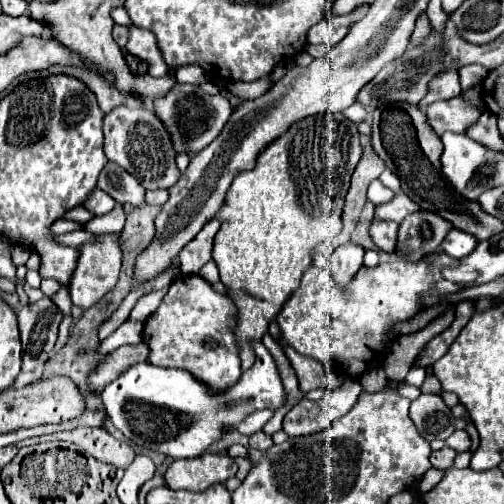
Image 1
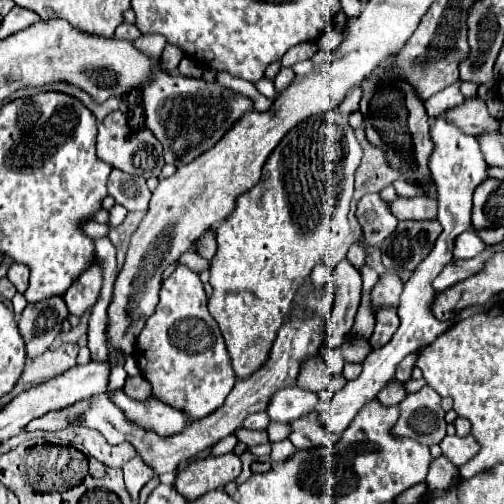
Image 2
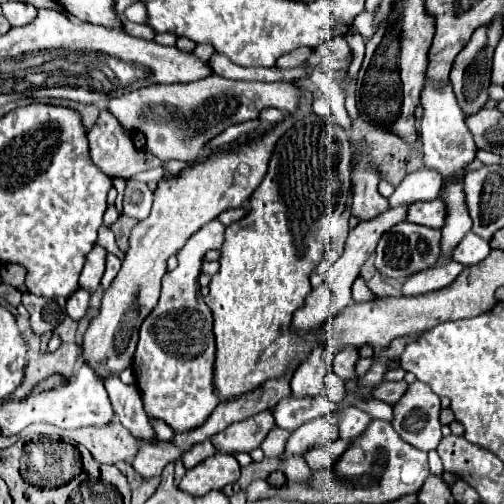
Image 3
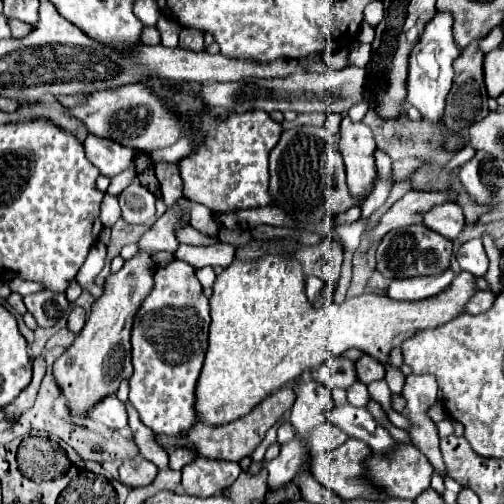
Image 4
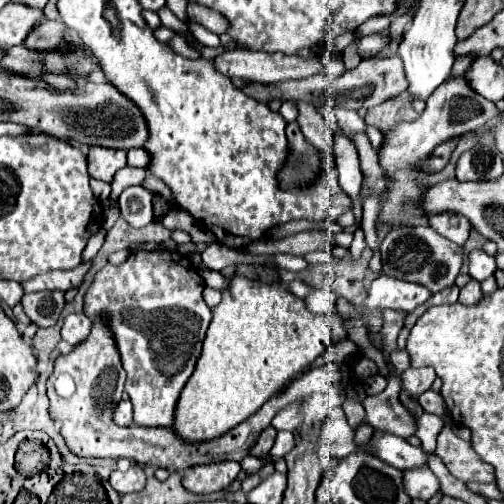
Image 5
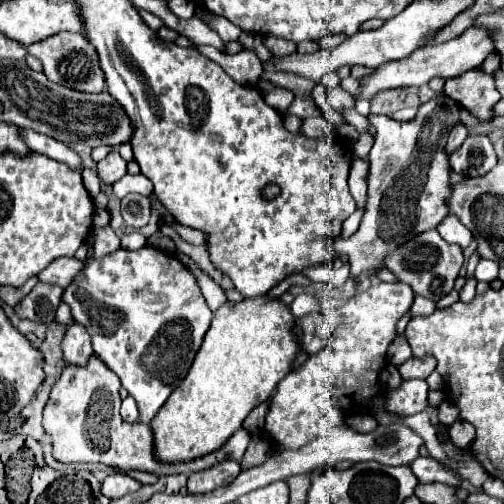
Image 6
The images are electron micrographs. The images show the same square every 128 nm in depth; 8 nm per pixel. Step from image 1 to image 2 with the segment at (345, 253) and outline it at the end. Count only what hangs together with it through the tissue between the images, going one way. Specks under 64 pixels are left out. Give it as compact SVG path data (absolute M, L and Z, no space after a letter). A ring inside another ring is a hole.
M348 258L340 260L340 264L330 274L330 284L334 286L334 310L328 320L326 332L328 338L324 342L326 348L338 348L348 338L350 328L354 324L356 310L360 306L362 294L362 278L360 270L348 262Z

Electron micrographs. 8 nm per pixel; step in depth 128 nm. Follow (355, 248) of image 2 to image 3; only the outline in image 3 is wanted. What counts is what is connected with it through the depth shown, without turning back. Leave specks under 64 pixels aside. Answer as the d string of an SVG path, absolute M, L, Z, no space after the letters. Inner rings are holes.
M362 276L356 278L356 282L352 286L352 296L354 296L354 300L356 300L356 296L364 296L364 300L376 300L376 294L366 286Z

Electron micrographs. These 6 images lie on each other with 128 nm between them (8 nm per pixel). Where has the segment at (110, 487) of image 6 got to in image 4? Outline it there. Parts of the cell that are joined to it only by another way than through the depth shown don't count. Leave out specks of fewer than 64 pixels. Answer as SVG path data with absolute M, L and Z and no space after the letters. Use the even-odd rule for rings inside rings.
M140 460L138 466L132 466L130 462L126 462L126 466L120 468L120 482L128 486L146 486L146 484L152 484L156 474L158 474L158 468L150 460Z

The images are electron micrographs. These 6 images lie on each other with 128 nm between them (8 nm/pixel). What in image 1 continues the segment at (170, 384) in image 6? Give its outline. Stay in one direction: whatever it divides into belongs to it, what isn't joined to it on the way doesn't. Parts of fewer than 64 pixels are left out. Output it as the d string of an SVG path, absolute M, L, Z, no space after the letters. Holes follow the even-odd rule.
M176 276L170 284L162 304L144 324L144 342L150 348L150 362L168 368L184 368L196 378L204 380L212 390L224 390L228 384L234 384L240 374L240 348L236 344L236 304L228 294L220 294L208 284L202 276Z

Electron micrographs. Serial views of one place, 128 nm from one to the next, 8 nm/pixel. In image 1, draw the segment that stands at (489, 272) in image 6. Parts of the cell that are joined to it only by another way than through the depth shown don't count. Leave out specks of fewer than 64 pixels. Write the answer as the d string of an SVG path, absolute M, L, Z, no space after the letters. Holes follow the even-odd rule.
M452 228L452 230L448 232L448 236L444 238L444 242L442 242L440 248L442 248L448 256L464 258L464 256L468 256L468 254L476 248L476 244L478 244L478 240L476 240L472 234L464 232L464 230L458 230L458 228Z

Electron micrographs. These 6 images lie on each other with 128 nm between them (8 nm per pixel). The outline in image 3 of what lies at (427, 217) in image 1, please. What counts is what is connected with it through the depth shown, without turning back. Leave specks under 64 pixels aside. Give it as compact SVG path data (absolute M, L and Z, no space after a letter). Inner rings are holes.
M400 222L392 226L386 234L382 234L376 248L376 268L382 276L390 276L390 278L412 276L416 272L432 268L440 258L438 242L440 242L440 230L428 226L416 226L412 222Z

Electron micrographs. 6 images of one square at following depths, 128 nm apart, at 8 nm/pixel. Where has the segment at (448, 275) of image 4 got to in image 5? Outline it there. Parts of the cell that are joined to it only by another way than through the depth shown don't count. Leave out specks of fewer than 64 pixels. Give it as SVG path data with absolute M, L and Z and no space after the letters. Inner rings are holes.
M380 276L372 282L368 290L368 298L362 304L368 312L368 324L370 324L370 338L380 340L380 310L384 308L394 308L394 310L406 310L412 312L416 306L424 304L432 292L424 288L422 284L406 282L406 280L396 280L392 276Z

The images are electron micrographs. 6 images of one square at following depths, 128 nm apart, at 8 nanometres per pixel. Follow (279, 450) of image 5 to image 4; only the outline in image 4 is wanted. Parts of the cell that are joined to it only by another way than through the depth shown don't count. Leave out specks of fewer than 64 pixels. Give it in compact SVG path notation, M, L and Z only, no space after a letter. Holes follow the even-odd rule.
M284 418L284 422L278 428L278 444L284 444L284 442L288 442L292 438L294 438L294 426L292 426L290 418Z

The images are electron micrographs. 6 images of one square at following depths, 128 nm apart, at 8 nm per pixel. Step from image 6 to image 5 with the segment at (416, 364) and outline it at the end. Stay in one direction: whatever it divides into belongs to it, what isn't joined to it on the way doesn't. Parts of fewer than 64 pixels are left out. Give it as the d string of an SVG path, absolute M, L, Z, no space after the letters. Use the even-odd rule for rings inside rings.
M408 368L406 372L402 372L404 390L414 398L430 390L434 380L436 380L436 372L432 368Z

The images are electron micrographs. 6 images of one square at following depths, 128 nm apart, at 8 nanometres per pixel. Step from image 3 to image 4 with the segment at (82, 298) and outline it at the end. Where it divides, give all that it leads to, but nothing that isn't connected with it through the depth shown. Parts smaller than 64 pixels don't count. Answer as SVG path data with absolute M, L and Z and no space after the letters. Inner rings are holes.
M74 306L72 312L70 312L70 316L68 316L68 328L74 334L78 334L84 328L84 324L86 324L86 310L80 308L80 306Z

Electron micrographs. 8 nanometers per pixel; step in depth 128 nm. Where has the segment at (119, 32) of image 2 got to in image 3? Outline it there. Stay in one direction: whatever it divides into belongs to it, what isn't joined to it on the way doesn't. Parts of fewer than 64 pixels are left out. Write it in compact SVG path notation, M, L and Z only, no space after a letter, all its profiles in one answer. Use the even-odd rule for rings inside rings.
M124 20L124 24L122 24L124 28L124 32L128 32L130 36L136 36L136 38L144 38L144 40L152 40L154 38L154 32L152 32L152 28L148 28L146 24L134 24L134 22L130 22L130 20Z

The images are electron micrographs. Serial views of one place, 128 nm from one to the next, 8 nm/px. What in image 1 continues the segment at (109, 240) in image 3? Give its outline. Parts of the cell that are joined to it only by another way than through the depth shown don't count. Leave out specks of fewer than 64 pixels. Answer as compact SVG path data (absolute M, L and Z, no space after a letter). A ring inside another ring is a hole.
M56 220L50 224L50 234L52 236L58 236L58 234L66 234L66 232L72 232L72 230L80 230L82 224L78 222L70 222L70 220Z

